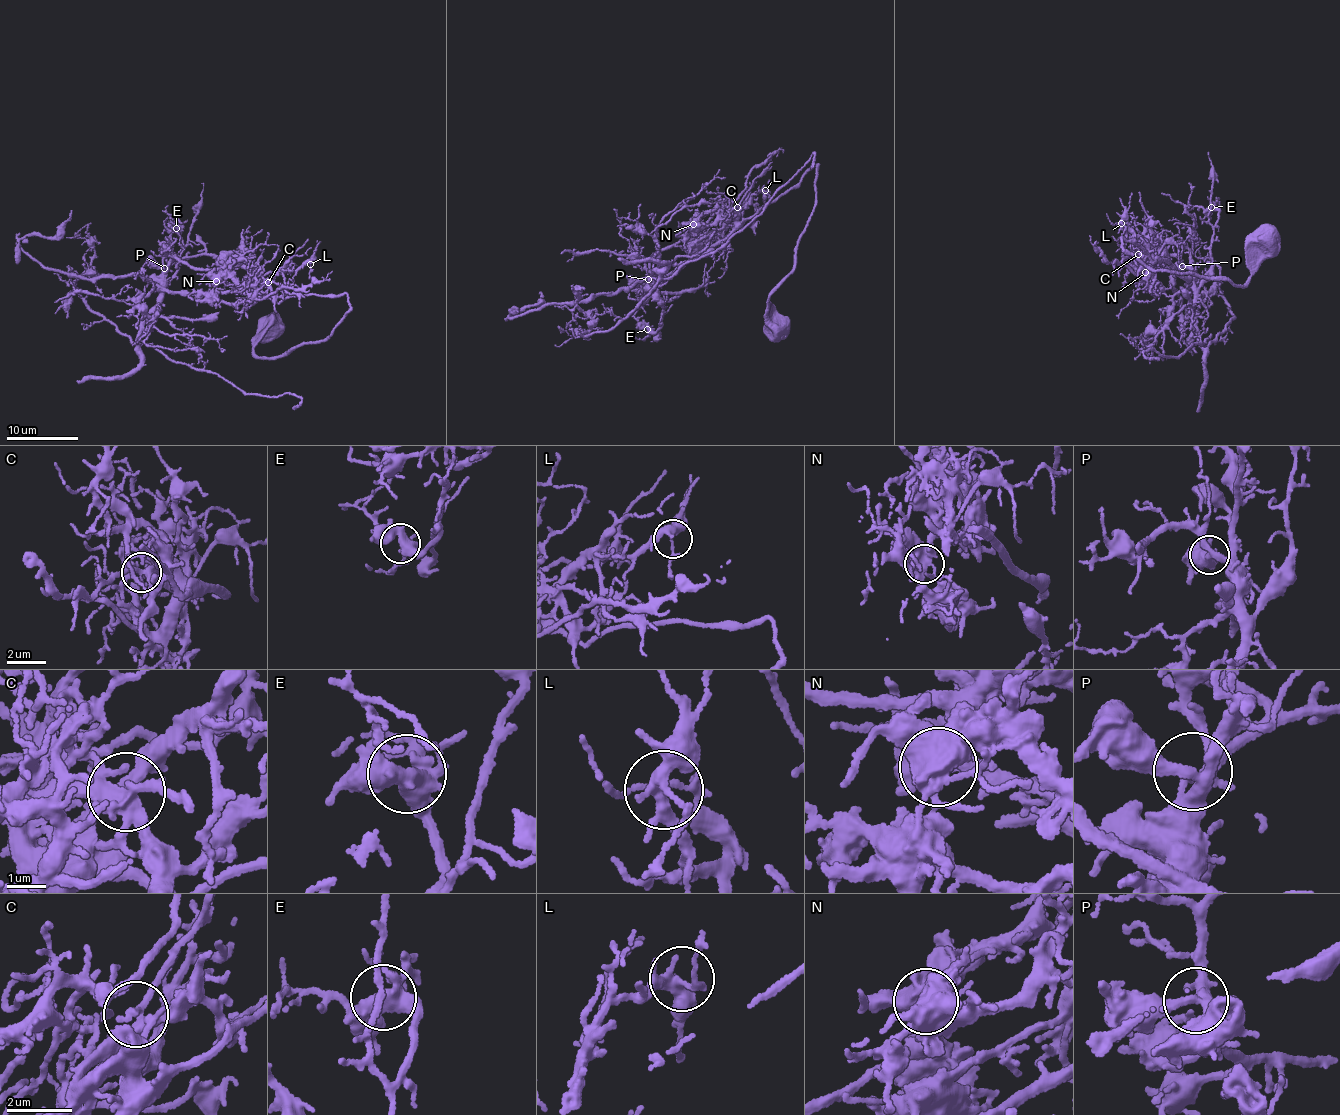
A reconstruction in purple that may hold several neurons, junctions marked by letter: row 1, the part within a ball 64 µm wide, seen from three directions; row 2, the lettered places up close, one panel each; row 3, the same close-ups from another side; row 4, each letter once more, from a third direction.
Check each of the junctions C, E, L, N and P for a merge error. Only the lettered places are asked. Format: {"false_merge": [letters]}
{"false_merge": ["N"]}

